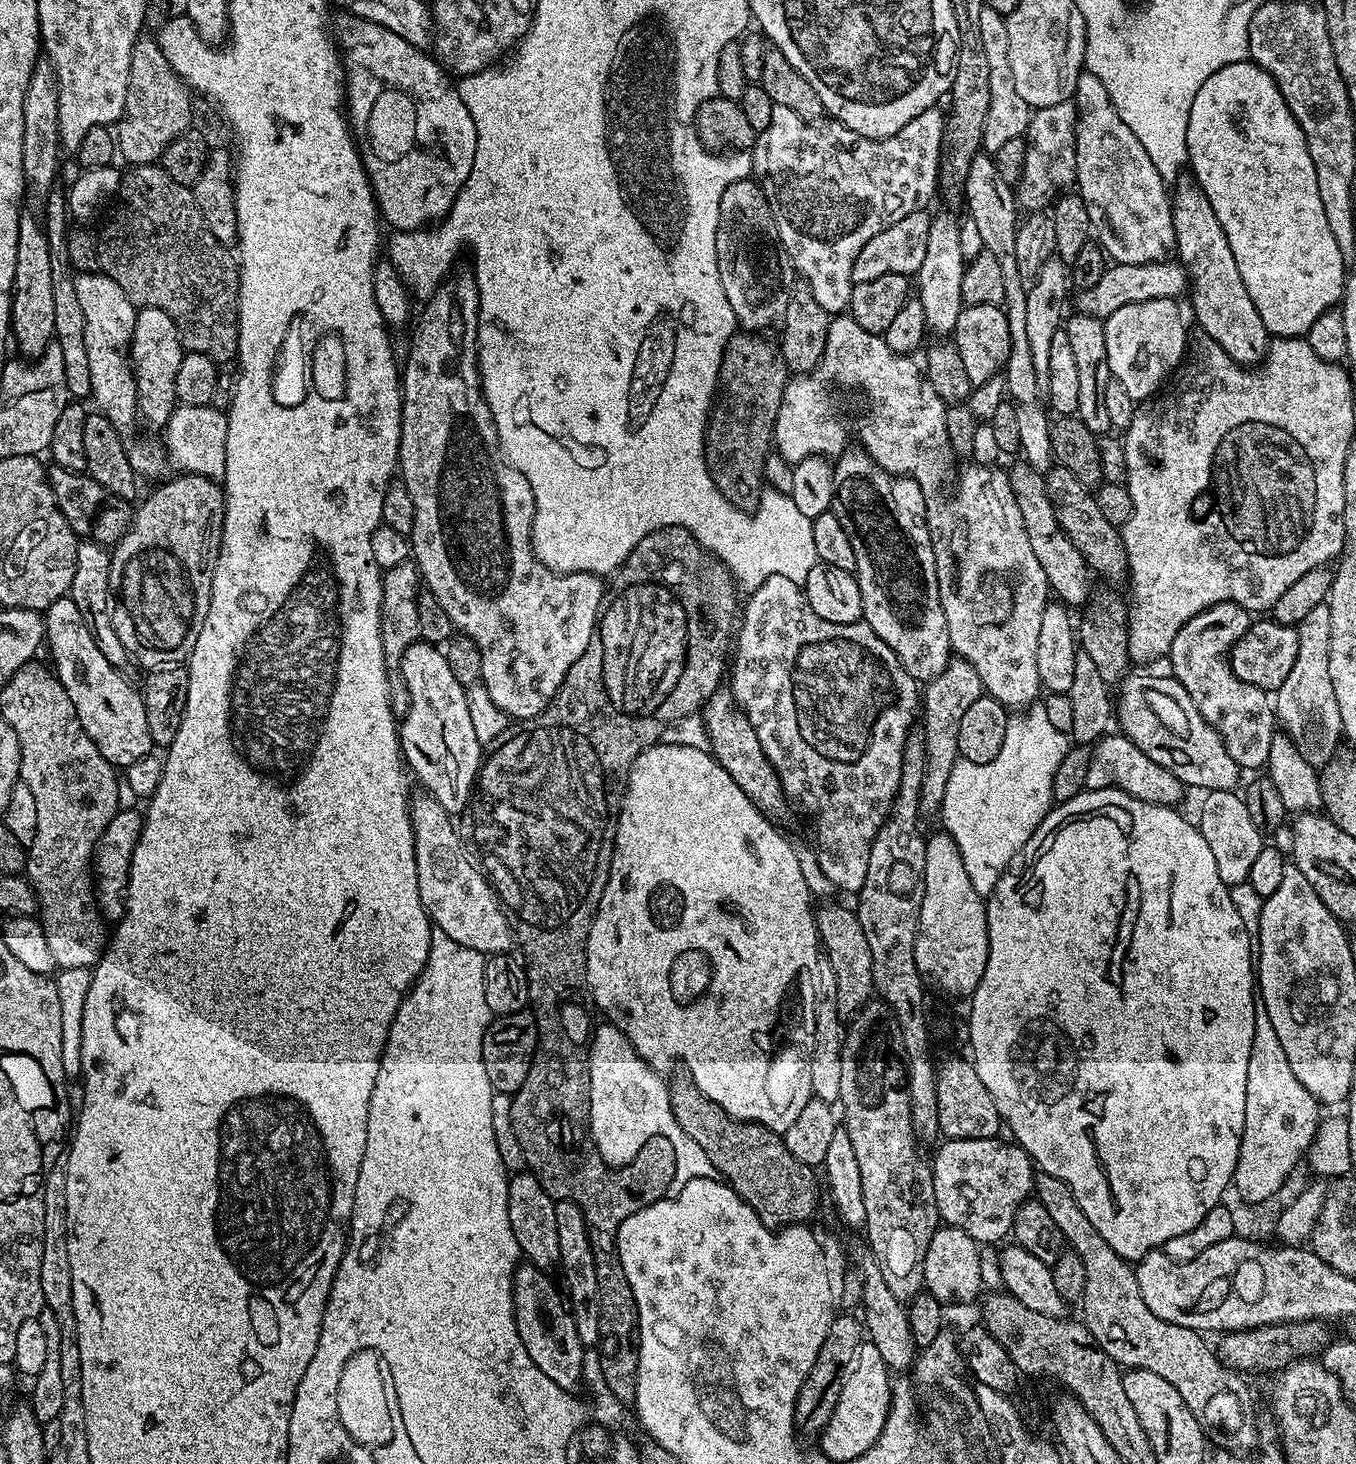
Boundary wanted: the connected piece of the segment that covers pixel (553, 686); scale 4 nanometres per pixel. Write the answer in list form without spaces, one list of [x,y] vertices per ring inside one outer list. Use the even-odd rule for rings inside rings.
[[[471,267],[460,268],[449,272],[448,277],[438,286],[438,290],[430,299],[423,301],[424,308],[415,317],[412,328],[412,341],[408,344],[408,357],[402,360],[402,399],[400,402],[400,458],[398,476],[410,490],[410,498],[414,498],[414,526],[410,537],[411,559],[420,570],[420,579],[427,591],[438,598],[438,606],[446,610],[453,629],[457,633],[470,637],[481,652],[481,676],[484,689],[490,694],[494,706],[504,712],[505,717],[513,721],[531,720],[533,716],[543,712],[557,690],[569,679],[568,671],[584,656],[588,647],[593,647],[594,633],[598,628],[598,617],[605,603],[604,583],[601,577],[592,572],[556,572],[546,567],[534,554],[532,549],[532,523],[534,522],[534,492],[530,490],[530,482],[526,474],[518,474],[514,466],[500,451],[500,439],[494,426],[494,418],[490,414],[490,406],[484,397],[484,389],[480,387],[480,365],[476,351],[478,338],[478,314],[480,313],[480,291],[476,286],[476,273]]]

